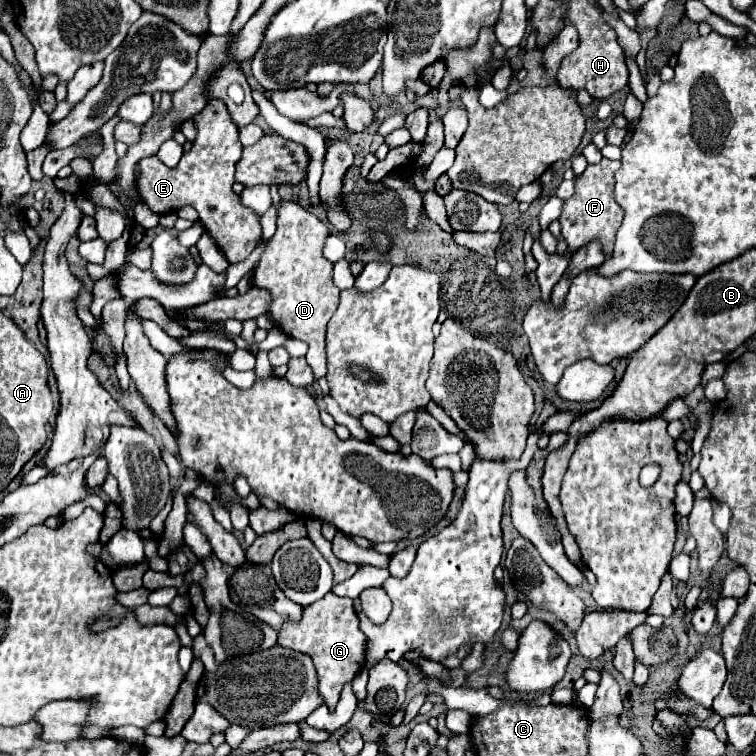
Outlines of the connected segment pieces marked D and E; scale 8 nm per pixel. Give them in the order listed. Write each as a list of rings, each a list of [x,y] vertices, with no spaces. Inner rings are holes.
[[[283,202],[277,218],[277,232],[269,246],[261,254],[253,284],[267,288],[273,296],[269,314],[275,326],[279,326],[287,336],[307,342],[309,348],[320,346],[320,352],[307,352],[305,358],[315,379],[327,372],[325,337],[327,322],[339,304],[339,288],[333,284],[333,262],[325,260],[323,246],[329,236],[329,228],[311,212],[293,202]],[[283,314],[283,316],[281,316]]]
[[[211,100],[195,116],[197,138],[189,152],[185,152],[175,168],[165,166],[157,156],[143,158],[139,162],[137,192],[139,198],[155,214],[171,214],[183,206],[193,206],[199,214],[199,222],[205,232],[221,248],[229,264],[243,262],[261,244],[261,222],[255,212],[249,212],[233,192],[235,164],[241,160],[243,144],[239,142],[239,130],[233,126],[229,110],[221,100]]]

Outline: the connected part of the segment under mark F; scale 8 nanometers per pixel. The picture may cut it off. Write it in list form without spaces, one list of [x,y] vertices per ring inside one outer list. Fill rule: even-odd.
[[[603,158],[599,164],[589,164],[585,172],[575,178],[575,192],[571,198],[565,200],[563,214],[559,218],[563,238],[571,252],[577,252],[579,248],[591,242],[599,242],[603,246],[605,260],[613,256],[611,250],[613,250],[615,235],[624,217],[624,212],[615,202],[615,194],[613,194],[613,182],[617,170],[619,170],[619,160]]]

